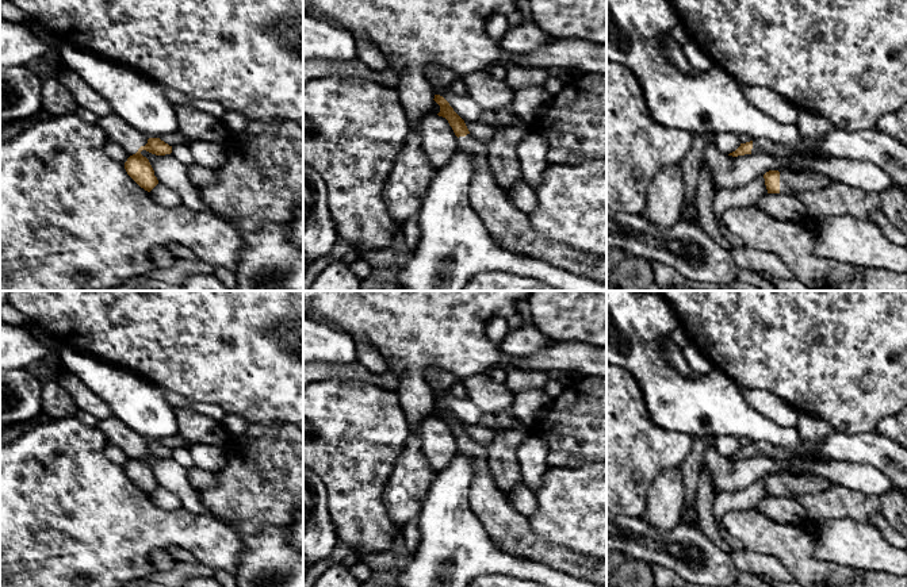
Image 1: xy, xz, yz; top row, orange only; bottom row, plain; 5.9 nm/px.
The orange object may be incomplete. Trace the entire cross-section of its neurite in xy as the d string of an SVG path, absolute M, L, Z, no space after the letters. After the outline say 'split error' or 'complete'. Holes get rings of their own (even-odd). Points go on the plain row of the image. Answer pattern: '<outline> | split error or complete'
M149 441L145 449L141 449L138 454L127 461L125 472L127 477L145 494L150 495L158 483L154 479L154 473L146 460L141 457L146 453L156 459L165 459L172 456L172 449L161 444L160 441Z | complete

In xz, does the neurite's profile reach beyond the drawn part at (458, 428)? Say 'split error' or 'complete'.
split error

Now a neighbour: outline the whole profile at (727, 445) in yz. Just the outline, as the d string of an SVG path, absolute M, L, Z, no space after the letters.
M732 436L715 437L715 448L720 454L730 457L740 449L739 438Z

